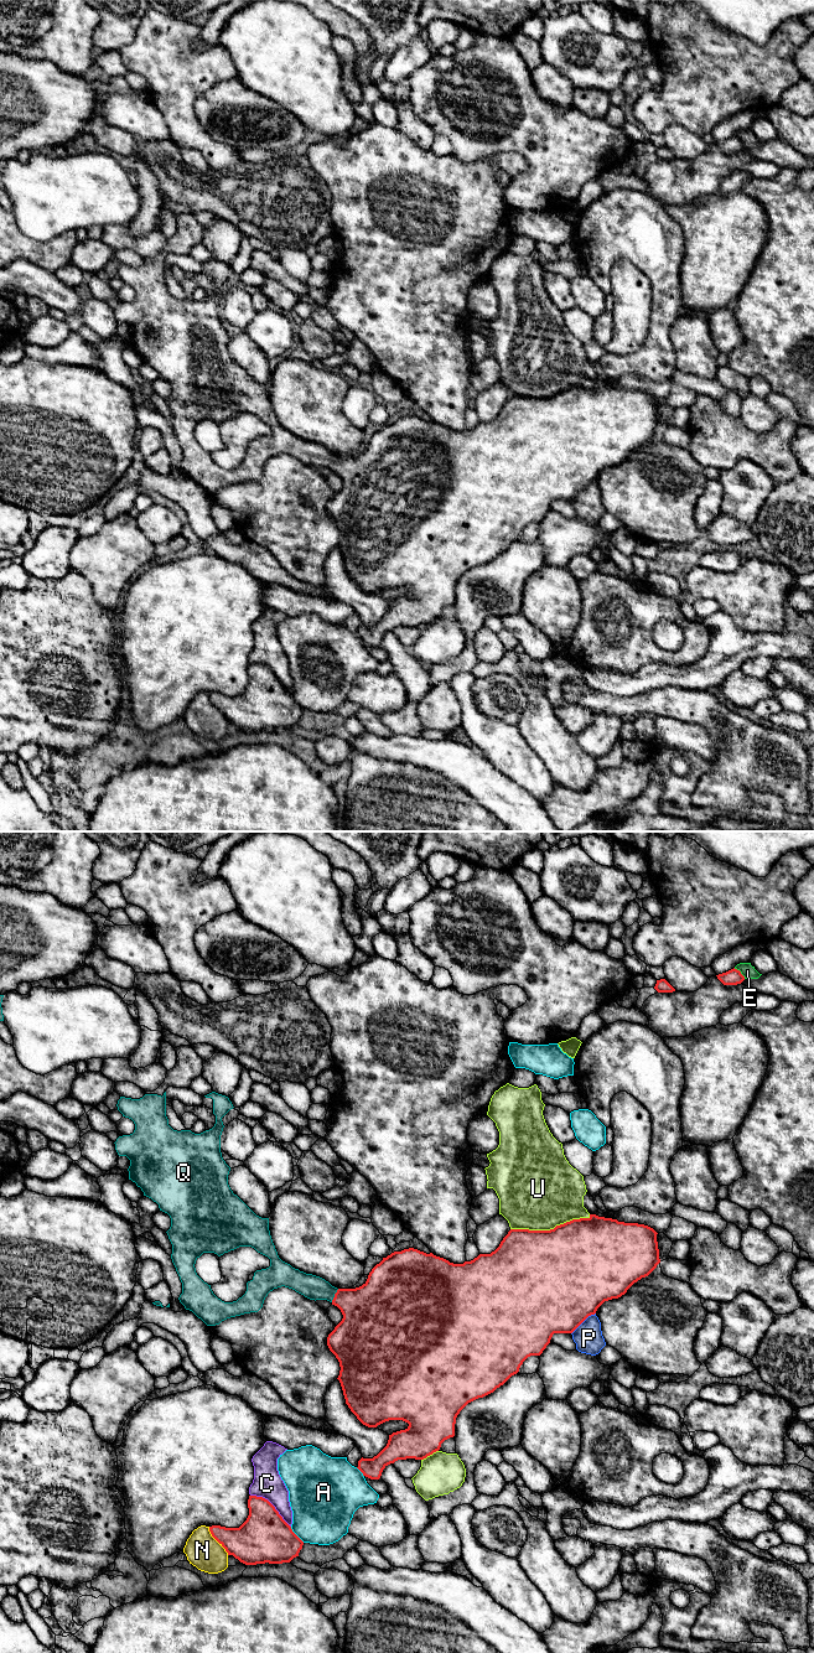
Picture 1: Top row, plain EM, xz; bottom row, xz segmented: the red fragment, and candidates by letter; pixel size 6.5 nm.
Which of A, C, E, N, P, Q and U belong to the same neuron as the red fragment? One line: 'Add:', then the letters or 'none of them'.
Add: Q

